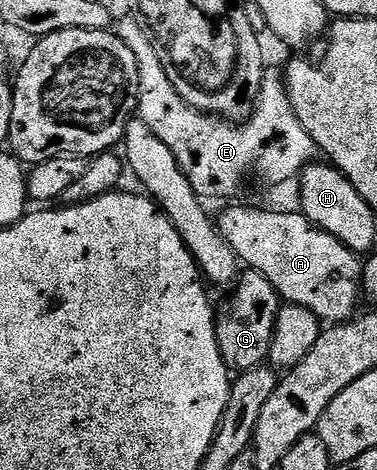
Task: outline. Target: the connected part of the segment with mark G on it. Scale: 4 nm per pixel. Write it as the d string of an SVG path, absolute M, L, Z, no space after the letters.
M246 269L240 275L231 293L233 293L233 311L230 312L226 322L223 320L217 322L217 343L227 369L237 374L245 374L268 363L275 320L283 303L275 288L271 288L271 280L250 269Z

